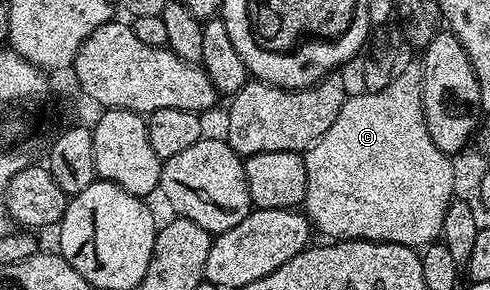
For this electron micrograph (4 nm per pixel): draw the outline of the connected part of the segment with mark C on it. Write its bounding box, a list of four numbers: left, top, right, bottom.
[303,63,455,249]

